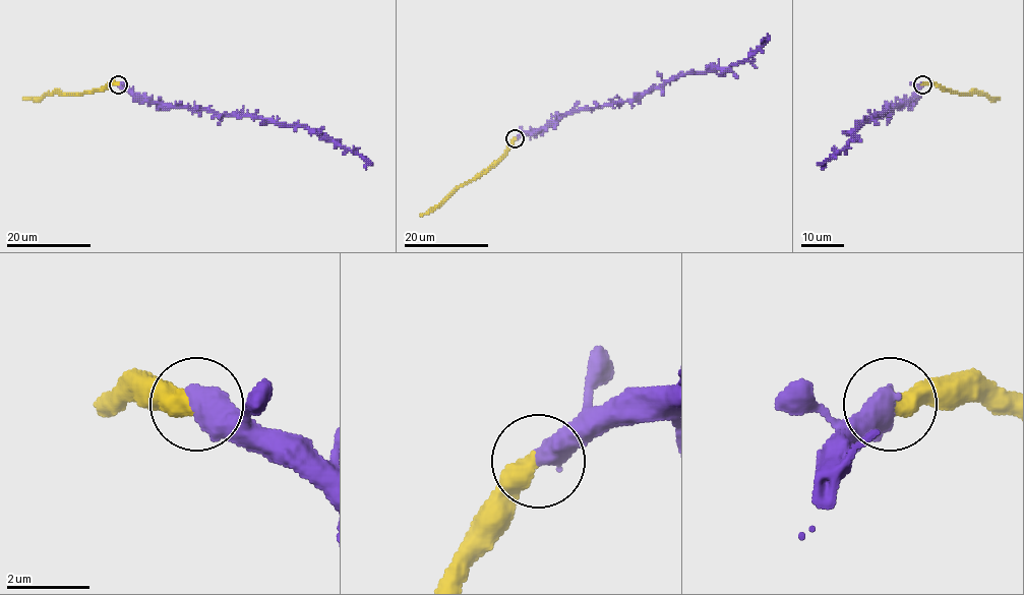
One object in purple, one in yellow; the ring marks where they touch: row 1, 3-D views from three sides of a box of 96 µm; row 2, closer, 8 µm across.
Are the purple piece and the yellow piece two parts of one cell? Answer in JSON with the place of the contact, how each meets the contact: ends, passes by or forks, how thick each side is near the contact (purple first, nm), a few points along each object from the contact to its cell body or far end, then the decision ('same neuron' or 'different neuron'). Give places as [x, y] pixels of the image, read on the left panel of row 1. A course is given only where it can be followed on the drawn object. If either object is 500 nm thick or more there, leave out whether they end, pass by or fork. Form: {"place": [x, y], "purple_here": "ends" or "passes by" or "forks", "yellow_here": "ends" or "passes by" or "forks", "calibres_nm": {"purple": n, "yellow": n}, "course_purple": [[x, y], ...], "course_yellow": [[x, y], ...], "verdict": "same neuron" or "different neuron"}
{"place": [118, 84], "calibres_nm": {"purple": 600, "yellow": 480}, "course_purple": [[118, 83], [171, 105], [204, 108], [220, 114], [253, 115], [282, 125], [306, 125], [355, 150], [371, 165]], "course_yellow": [[118, 83], [107, 83], [84, 93], [46, 93], [40, 98], [23, 100]], "verdict": "different neuron"}

